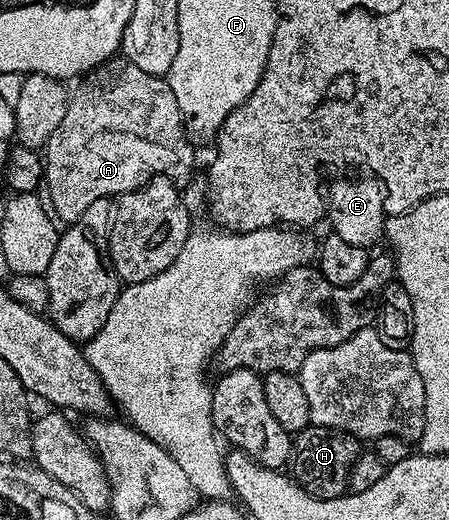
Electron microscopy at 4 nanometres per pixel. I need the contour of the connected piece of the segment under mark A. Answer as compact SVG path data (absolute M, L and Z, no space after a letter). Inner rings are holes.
M113 57L88 72L76 85L68 100L66 117L62 117L58 129L48 138L42 155L46 191L48 187L46 199L61 224L67 225L82 217L94 201L125 195L127 191L143 187L155 175L164 175L177 185L193 178L193 144L184 130L184 118L167 78L143 72L123 57Z

